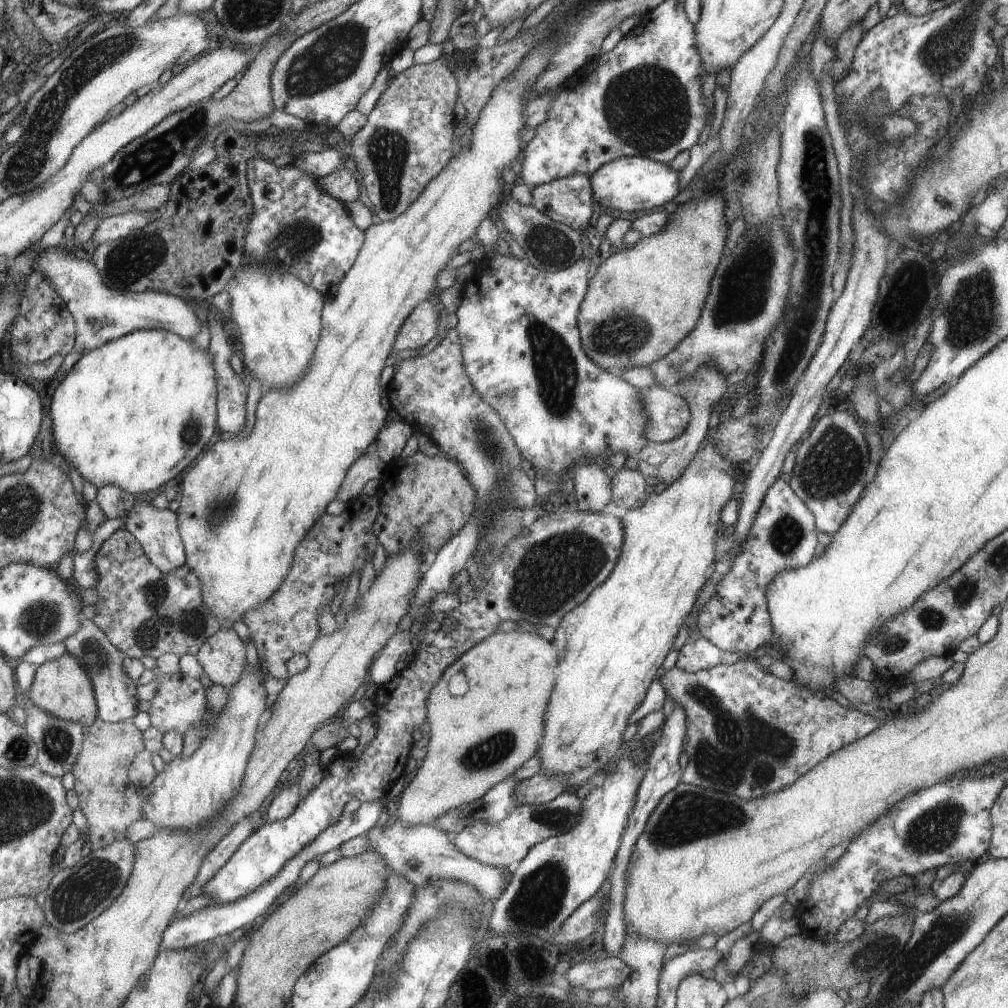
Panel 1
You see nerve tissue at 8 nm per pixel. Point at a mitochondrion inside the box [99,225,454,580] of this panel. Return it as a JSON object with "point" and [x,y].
{"point":[128,262]}

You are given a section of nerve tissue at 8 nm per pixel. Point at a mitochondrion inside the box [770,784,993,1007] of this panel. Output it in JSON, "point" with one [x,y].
{"point":[935,831]}

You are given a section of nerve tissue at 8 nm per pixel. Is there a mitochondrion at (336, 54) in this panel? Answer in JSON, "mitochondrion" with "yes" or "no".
{"mitochondrion":"yes"}

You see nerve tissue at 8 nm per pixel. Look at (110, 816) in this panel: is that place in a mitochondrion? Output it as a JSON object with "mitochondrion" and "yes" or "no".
{"mitochondrion":"no"}

